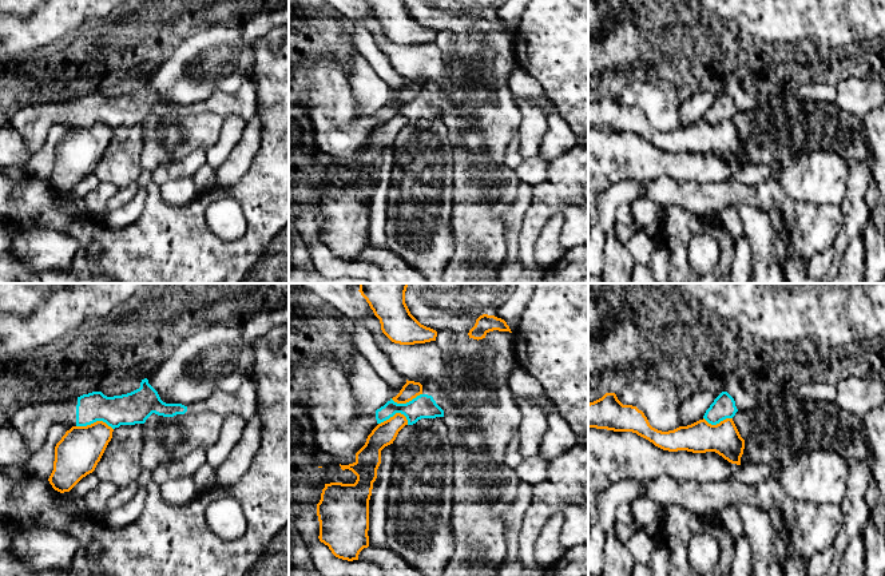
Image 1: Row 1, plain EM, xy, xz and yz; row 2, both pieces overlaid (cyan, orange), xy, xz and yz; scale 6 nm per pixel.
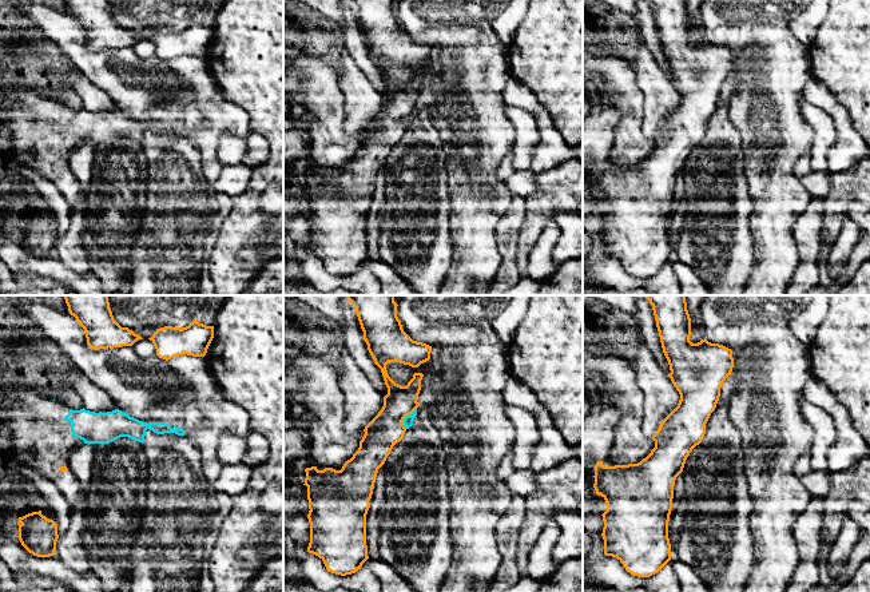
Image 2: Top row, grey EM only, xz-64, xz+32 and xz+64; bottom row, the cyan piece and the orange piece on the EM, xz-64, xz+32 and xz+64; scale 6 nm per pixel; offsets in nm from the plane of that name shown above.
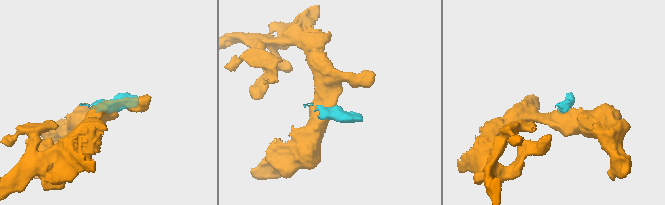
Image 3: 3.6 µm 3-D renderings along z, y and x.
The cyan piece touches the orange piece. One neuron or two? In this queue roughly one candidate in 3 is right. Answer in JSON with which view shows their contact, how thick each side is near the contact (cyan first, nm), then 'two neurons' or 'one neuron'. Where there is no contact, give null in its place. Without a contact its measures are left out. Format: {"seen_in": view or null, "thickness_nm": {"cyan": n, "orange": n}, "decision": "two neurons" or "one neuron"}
{"seen_in": "xy", "thickness_nm": {"cyan": 190, "orange": 280}, "decision": "two neurons"}

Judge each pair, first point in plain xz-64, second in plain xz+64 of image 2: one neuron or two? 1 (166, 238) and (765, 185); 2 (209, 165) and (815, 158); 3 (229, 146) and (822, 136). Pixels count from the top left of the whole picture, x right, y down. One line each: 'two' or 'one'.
1: one
2: two
3: one

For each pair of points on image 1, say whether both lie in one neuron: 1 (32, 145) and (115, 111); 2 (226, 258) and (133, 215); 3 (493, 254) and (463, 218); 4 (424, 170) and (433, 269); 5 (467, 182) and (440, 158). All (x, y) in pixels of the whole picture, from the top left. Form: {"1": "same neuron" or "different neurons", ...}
{"1": "same neuron", "2": "different neurons", "3": "same neuron", "4": "same neuron", "5": "different neurons"}

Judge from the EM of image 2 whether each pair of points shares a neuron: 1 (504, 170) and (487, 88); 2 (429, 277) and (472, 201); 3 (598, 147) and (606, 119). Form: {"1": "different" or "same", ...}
{"1": "different", "2": "different", "3": "same"}

